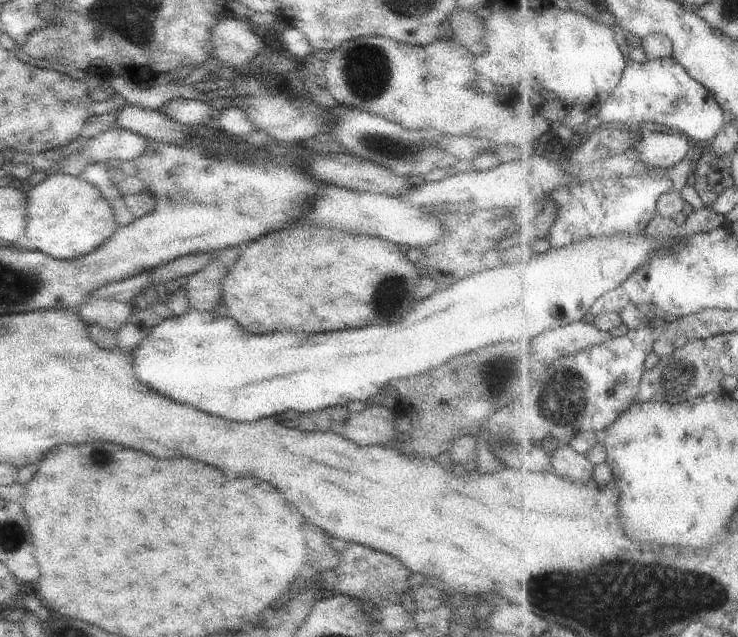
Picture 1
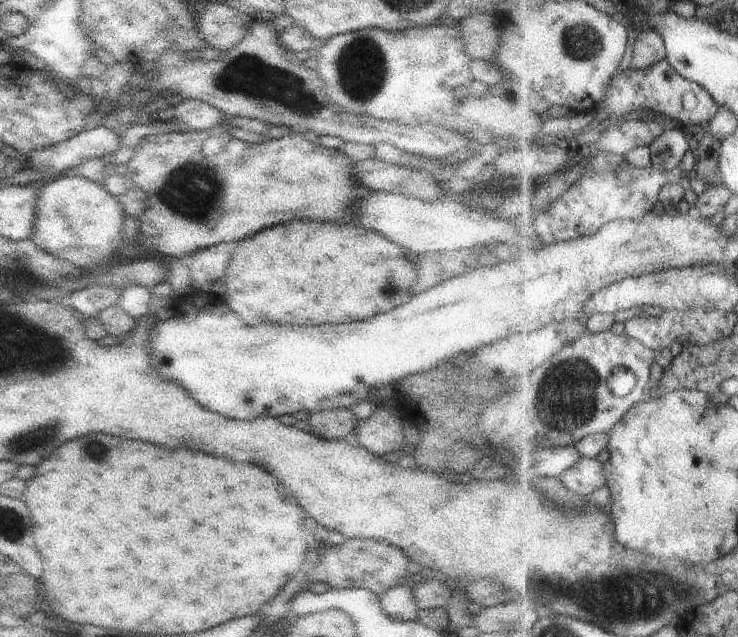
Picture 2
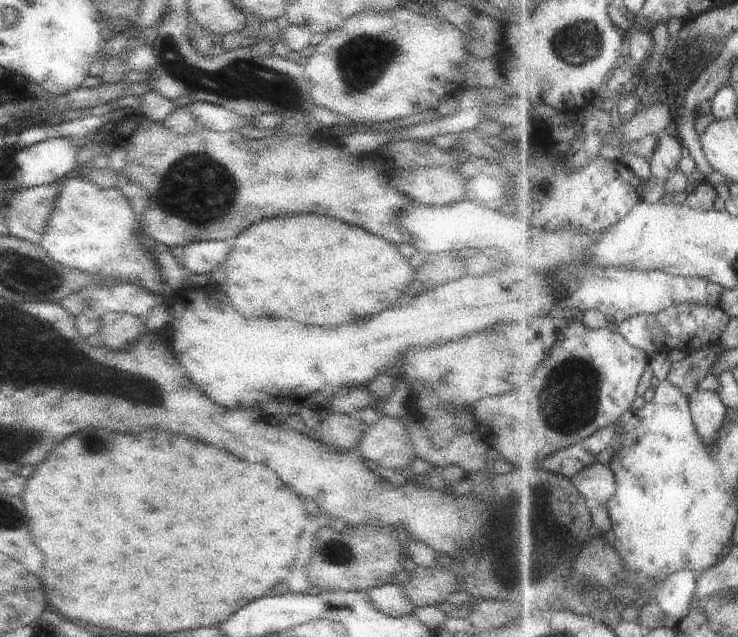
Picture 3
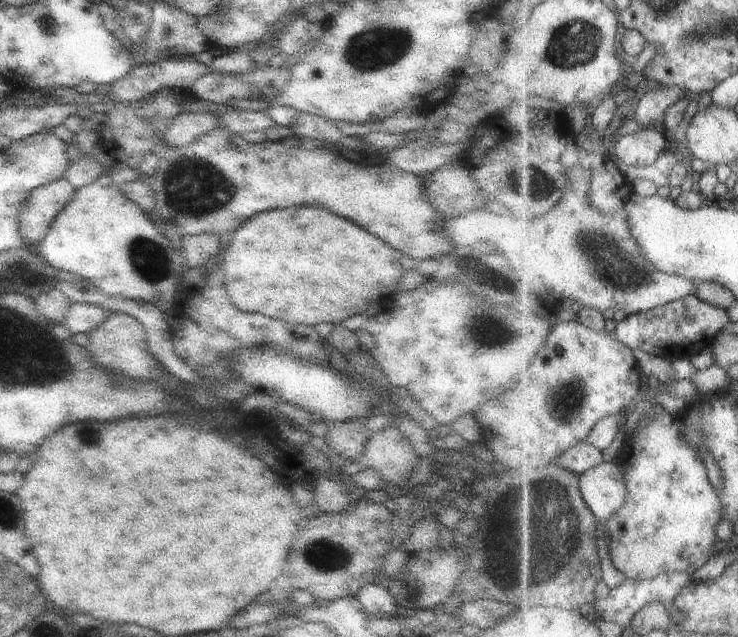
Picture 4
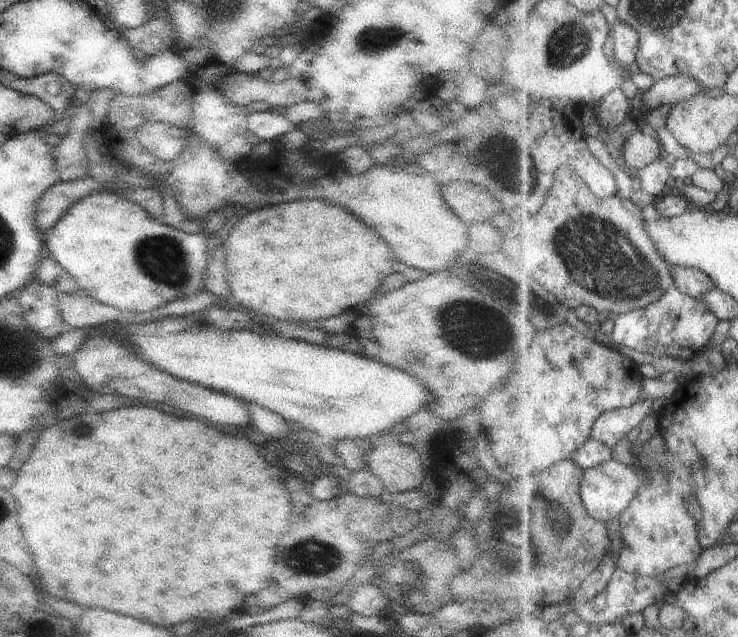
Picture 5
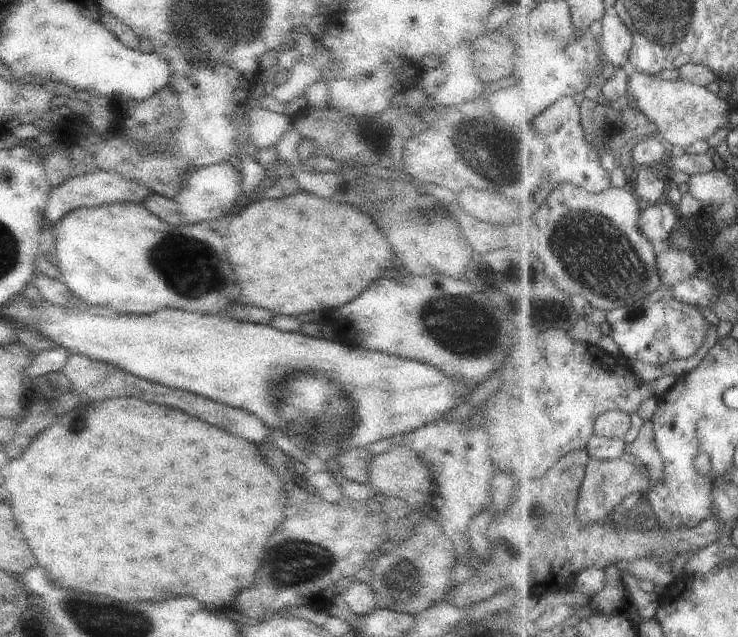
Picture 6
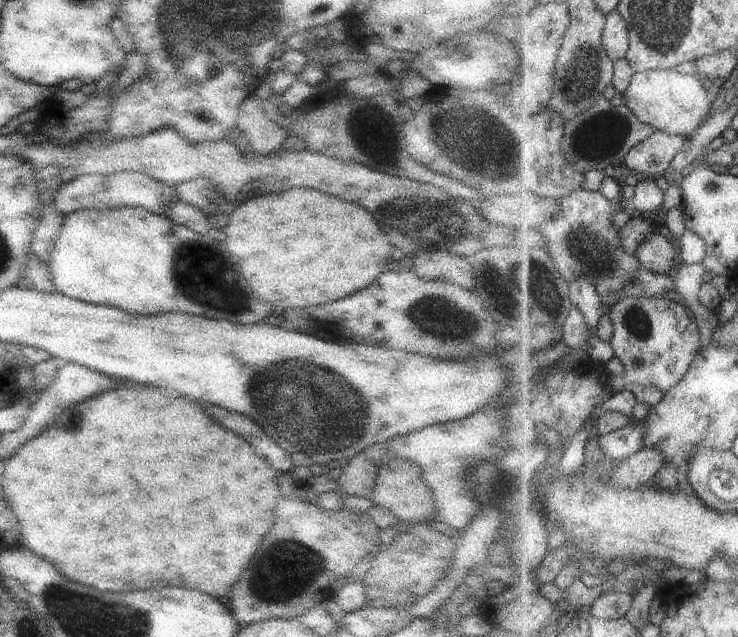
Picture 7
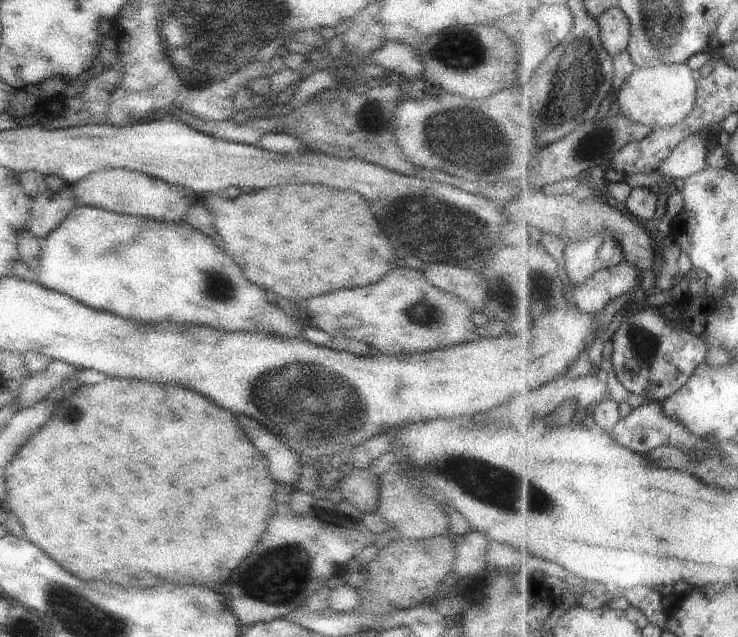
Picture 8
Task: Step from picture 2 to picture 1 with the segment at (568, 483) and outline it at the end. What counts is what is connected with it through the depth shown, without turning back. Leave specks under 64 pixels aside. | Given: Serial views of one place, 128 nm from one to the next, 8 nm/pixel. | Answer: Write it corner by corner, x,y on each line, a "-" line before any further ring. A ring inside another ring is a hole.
556,446
554,452
553,472
570,482
591,482
593,464
586,455
577,453
571,446

